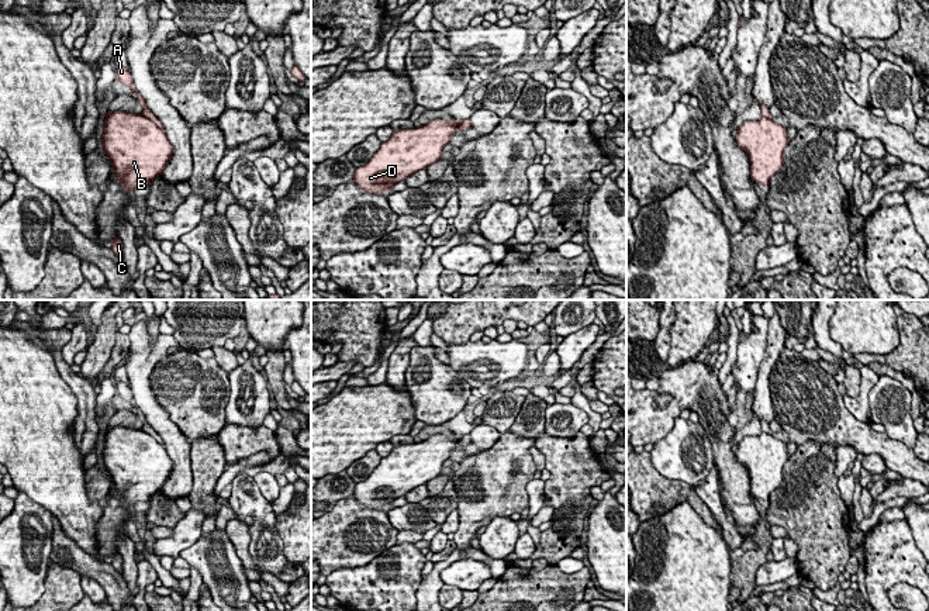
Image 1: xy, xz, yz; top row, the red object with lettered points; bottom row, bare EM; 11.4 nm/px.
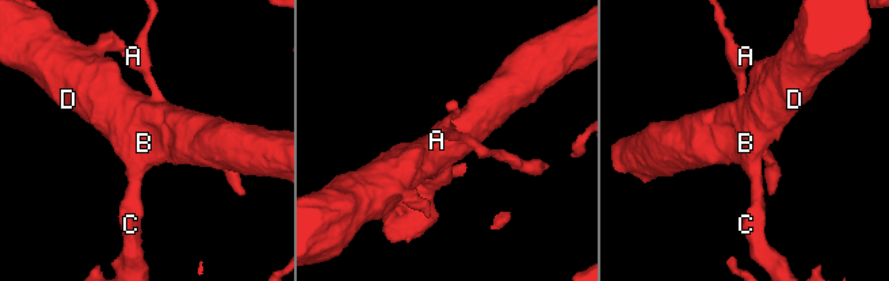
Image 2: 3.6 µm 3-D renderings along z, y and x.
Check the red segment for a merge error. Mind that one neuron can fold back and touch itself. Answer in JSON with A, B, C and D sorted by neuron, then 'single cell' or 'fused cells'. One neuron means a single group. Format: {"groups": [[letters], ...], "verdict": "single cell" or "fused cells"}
{"groups": [["A"], ["B", "C", "D"]], "verdict": "fused cells"}

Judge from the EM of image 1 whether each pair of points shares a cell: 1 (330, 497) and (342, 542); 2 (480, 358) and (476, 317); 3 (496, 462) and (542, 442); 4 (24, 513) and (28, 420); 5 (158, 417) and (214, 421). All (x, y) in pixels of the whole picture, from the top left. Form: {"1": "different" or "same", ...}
{"1": "different", "2": "different", "3": "different", "4": "different", "5": "different"}

